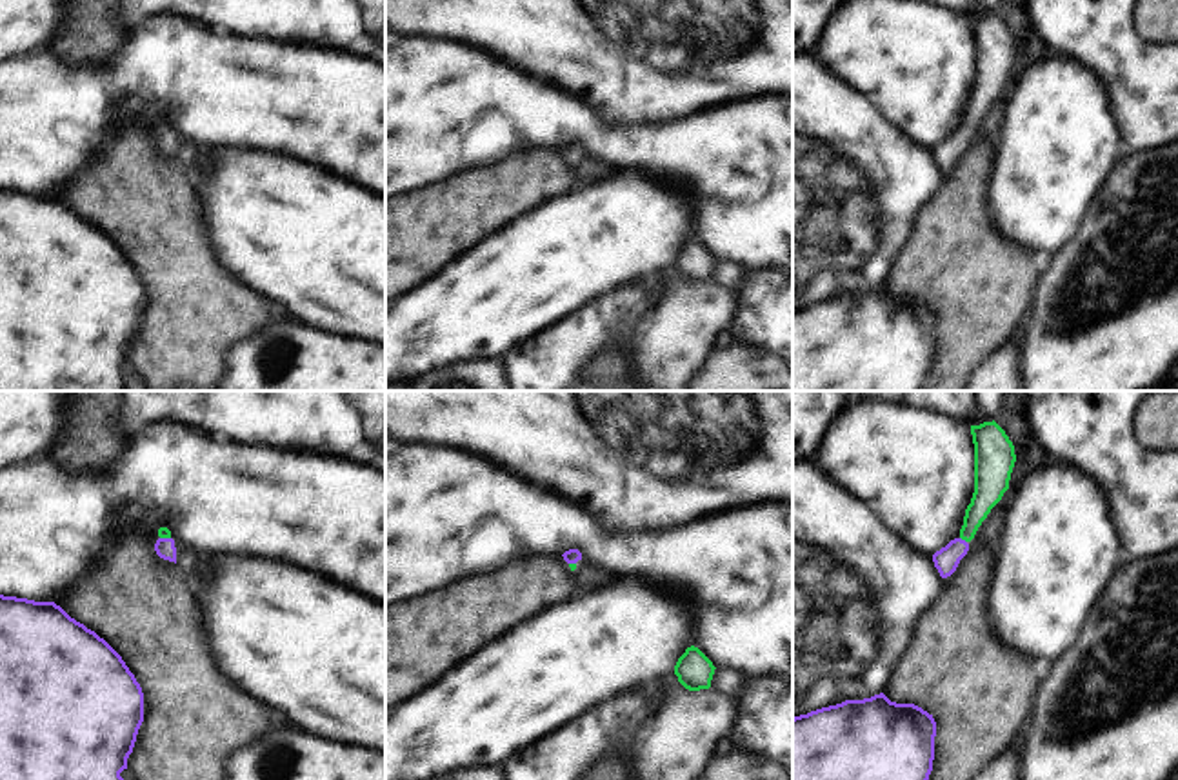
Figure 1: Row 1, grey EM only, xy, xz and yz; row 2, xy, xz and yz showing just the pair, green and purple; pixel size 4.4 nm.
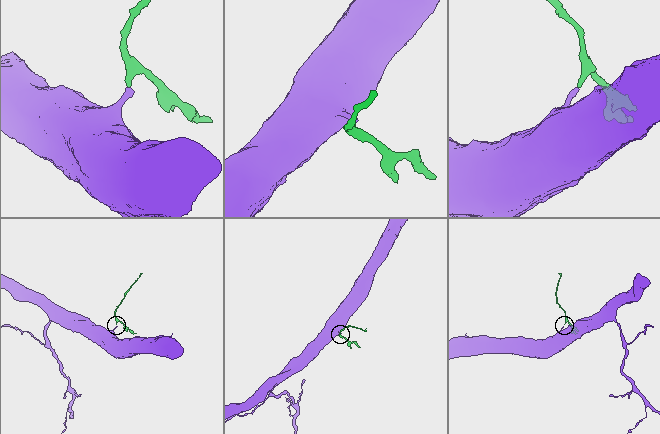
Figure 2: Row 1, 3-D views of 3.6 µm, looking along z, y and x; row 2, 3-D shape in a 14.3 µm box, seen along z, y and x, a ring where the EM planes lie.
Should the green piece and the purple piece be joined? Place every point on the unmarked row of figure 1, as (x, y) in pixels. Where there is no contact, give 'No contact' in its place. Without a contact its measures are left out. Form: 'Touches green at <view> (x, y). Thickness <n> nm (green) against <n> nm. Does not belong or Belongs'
Touches green at yz (964, 131). Thickness 130 nm (green) against 110 nm. Belongs

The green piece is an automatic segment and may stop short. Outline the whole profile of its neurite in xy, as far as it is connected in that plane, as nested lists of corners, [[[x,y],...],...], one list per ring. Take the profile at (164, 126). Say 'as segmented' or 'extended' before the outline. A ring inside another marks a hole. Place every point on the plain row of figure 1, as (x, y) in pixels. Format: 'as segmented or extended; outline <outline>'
extended; outline [[[160,120],[158,129],[160,131],[155,136],[156,147],[164,153],[176,156],[176,140],[175,140],[175,133],[171,131],[171,124],[167,120]]]

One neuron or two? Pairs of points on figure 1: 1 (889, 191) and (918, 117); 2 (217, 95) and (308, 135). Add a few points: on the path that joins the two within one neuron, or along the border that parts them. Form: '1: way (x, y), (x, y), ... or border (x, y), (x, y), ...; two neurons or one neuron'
1: border (878, 110), (931, 150); two neurons
2: way (239, 95), (259, 95), (286, 120); one neuron

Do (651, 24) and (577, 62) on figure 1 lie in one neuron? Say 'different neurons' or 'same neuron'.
same neuron

